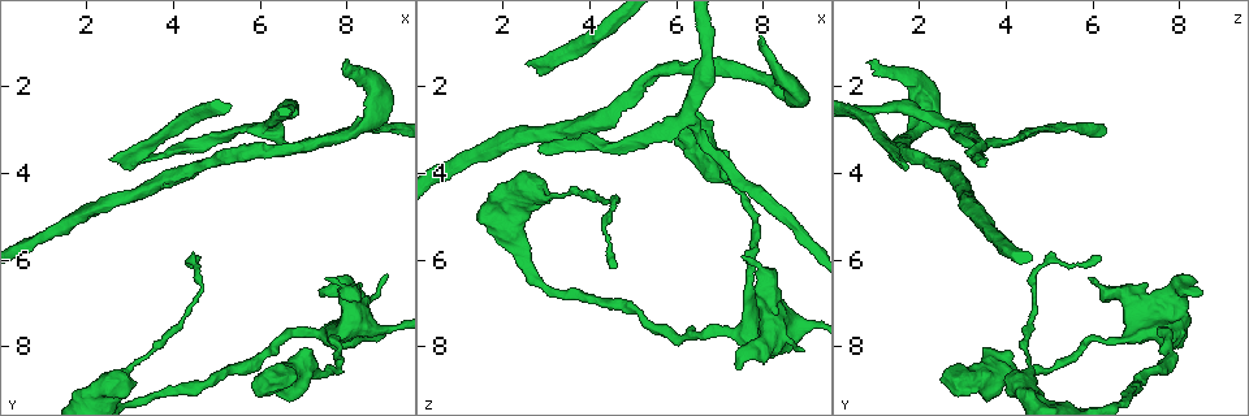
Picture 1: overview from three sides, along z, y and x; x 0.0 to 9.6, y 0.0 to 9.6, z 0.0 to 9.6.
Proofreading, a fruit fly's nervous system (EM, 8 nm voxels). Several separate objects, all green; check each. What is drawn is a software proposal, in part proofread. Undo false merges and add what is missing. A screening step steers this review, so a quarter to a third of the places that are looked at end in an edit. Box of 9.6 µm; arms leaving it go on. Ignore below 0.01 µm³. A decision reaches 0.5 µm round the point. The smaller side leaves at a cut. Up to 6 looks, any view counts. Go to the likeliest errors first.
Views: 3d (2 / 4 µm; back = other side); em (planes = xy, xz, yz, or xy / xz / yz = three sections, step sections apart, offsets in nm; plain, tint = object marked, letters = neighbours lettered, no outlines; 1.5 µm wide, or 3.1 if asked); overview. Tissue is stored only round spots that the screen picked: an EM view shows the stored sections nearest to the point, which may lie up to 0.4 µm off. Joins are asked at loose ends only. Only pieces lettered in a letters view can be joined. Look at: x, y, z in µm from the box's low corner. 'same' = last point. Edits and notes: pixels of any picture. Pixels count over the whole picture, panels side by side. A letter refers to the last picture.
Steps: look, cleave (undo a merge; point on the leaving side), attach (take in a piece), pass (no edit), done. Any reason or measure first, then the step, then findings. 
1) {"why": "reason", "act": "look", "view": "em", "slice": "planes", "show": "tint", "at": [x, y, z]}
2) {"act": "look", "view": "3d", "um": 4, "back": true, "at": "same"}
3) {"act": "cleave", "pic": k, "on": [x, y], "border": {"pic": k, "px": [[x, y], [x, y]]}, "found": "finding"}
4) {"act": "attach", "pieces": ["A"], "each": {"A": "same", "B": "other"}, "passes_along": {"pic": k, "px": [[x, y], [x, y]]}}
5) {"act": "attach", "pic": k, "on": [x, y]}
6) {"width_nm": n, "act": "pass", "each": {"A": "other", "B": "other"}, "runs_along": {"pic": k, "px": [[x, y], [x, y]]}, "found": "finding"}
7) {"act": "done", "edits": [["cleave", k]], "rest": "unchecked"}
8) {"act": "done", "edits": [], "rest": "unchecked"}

{"act": "look", "view": "3d", "um": 2, "at": [2.90, 3.90, 3.50]}

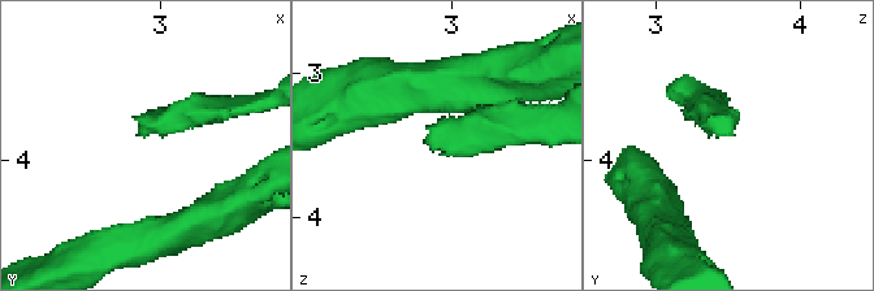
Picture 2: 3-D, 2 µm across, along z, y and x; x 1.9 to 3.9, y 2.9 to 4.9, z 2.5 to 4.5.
{"act": "look", "view": "em", "slice": "planes", "show": "letters", "at": [2.86, 3.80, 3.52]}

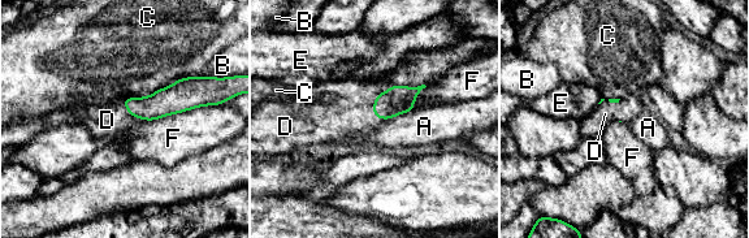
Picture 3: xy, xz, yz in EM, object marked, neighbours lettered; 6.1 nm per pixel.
{"act": "attach", "pieces": ["D"], "each": {"A": "other", "B": "other", "C": "other", "D": "same", "E": "other", "F": "other"}, "passes_along": {"pic": 3, "px": [[398, 99], [392, 86], [354, 98]]}, "found": "it goes on there"}

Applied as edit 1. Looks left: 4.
{"why": "free end", "act": "look", "view": "em", "slice": "planes", "show": "plain", "at": [2.90, 3.85, 1.80]}

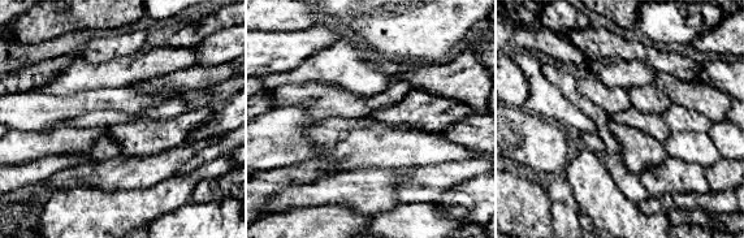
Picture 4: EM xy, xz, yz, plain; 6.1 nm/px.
{"act": "look", "view": "em", "slice": "planes", "show": "letters", "at": "same"}

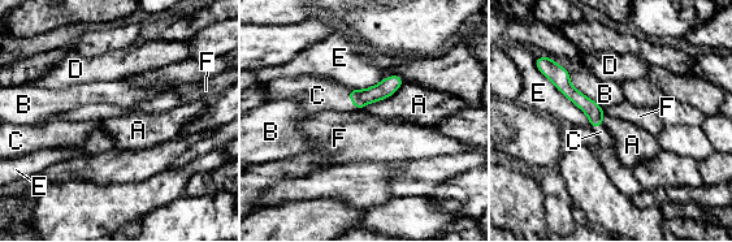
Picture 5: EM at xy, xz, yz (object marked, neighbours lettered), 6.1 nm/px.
{"act": "attach", "pieces": ["C"], "each": {"A": "other", "B": "other", "C": "same", "D": "other", "E": "other", "F": "other"}, "passes_along": {"pic": 5, "px": [[386, 87], [350, 99], [317, 95]]}, "found": "it goes on there"}

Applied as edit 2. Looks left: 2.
{"act": "done", "edits": [["attach", 3], ["attach", 5]], "rest": "unchecked"}

